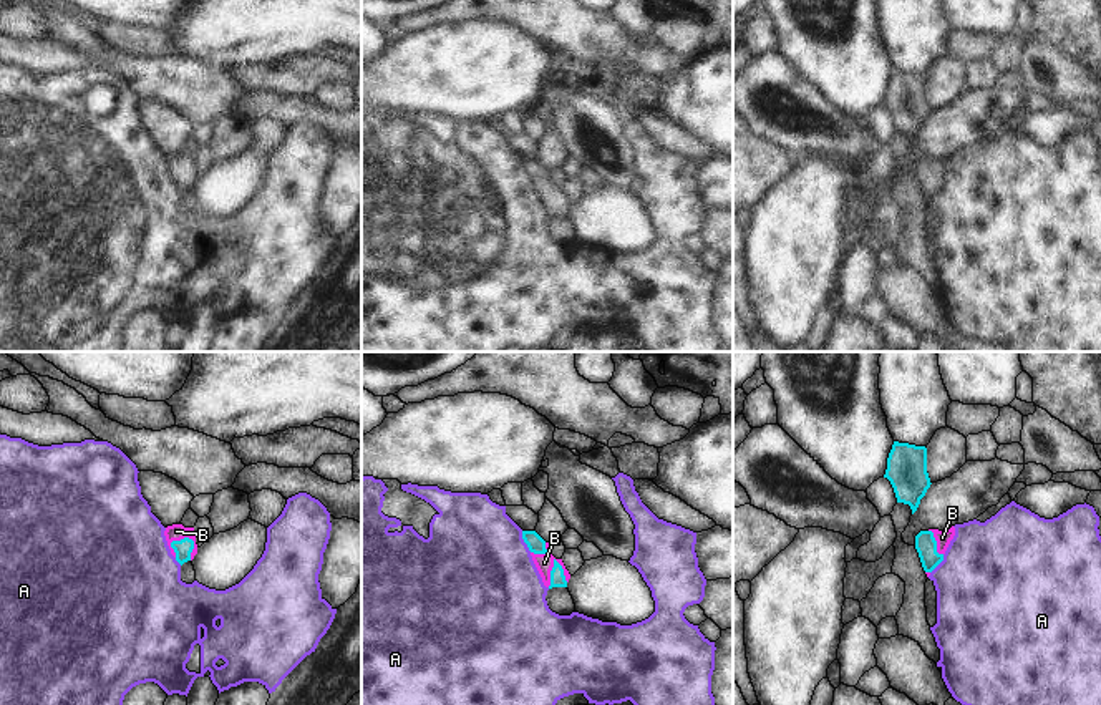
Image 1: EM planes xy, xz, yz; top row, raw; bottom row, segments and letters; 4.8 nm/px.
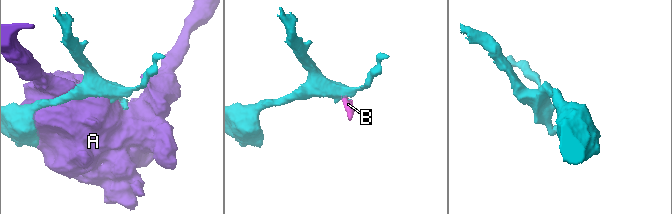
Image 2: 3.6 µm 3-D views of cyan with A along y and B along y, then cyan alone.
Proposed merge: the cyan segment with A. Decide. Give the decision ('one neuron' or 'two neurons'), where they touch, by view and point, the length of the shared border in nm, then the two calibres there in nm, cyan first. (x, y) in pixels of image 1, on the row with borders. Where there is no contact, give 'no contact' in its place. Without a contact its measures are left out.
two neurons; meets cyan in xz at (524, 541); contact 120 nm long; 90 nm thick on the cyan side, 500 nm on the other

